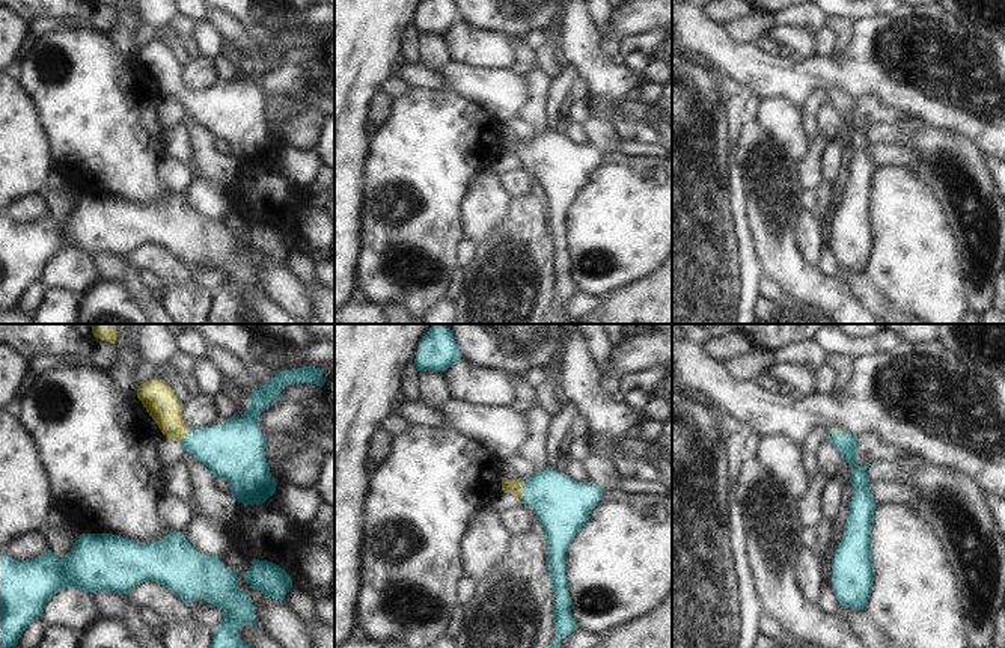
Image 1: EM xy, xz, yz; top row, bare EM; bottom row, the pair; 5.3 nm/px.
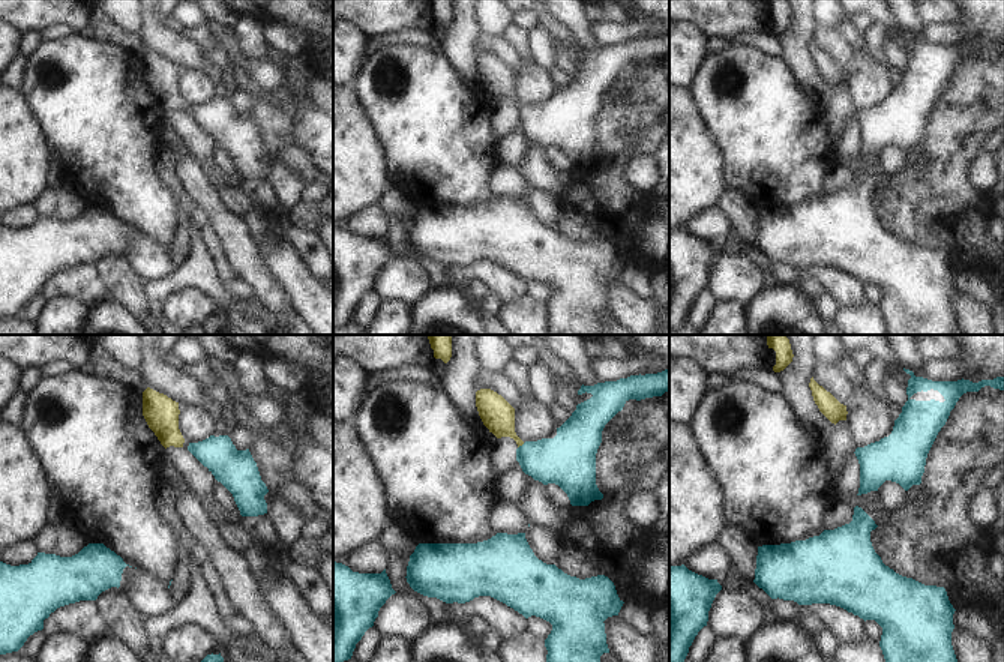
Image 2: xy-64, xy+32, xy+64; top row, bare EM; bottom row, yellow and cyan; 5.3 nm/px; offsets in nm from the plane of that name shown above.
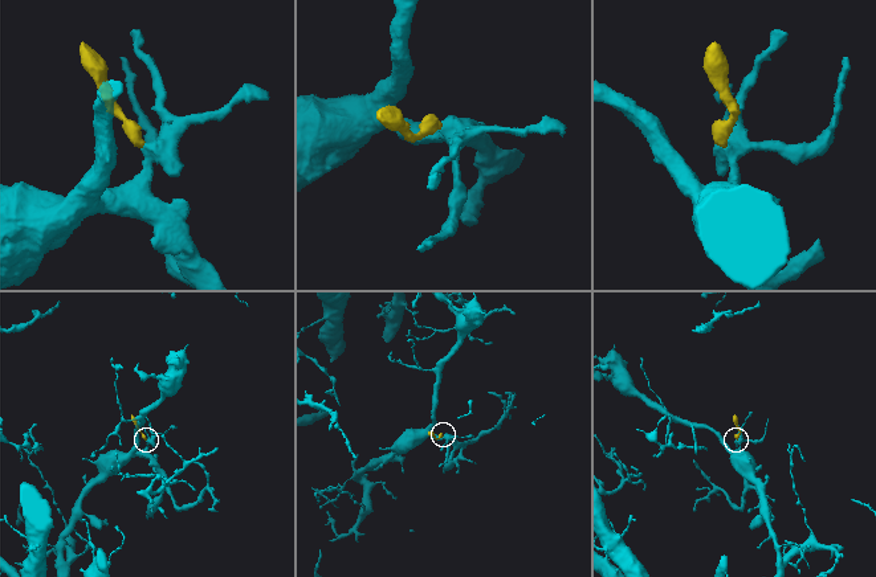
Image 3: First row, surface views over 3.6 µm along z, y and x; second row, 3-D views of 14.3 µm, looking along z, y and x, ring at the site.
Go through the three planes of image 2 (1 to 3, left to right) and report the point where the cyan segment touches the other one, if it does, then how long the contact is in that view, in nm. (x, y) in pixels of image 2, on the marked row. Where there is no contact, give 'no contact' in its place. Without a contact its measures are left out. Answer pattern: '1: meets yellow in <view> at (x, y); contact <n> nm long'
1: no contact
2: meets yellow in xy+32 at (521, 445); contact 50 nm long
3: no contact

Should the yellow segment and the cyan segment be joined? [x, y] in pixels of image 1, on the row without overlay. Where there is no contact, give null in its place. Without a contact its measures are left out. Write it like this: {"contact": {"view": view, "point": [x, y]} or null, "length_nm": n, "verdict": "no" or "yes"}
{"contact": {"view": "xz", "point": [523, 152]}, "length_nm": 100, "verdict": "yes"}

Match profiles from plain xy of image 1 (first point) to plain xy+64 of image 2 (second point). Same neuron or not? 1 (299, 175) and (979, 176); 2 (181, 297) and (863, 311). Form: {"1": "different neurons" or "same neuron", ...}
{"1": "same neuron", "2": "same neuron"}

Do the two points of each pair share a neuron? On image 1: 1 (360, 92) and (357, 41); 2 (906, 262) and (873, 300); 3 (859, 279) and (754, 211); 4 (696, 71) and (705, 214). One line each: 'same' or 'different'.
1: same
2: different
3: different
4: same

